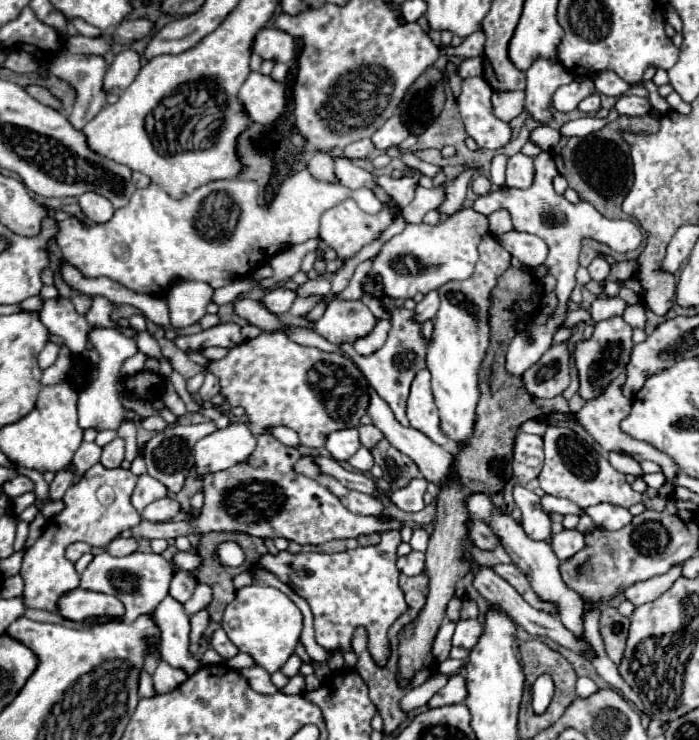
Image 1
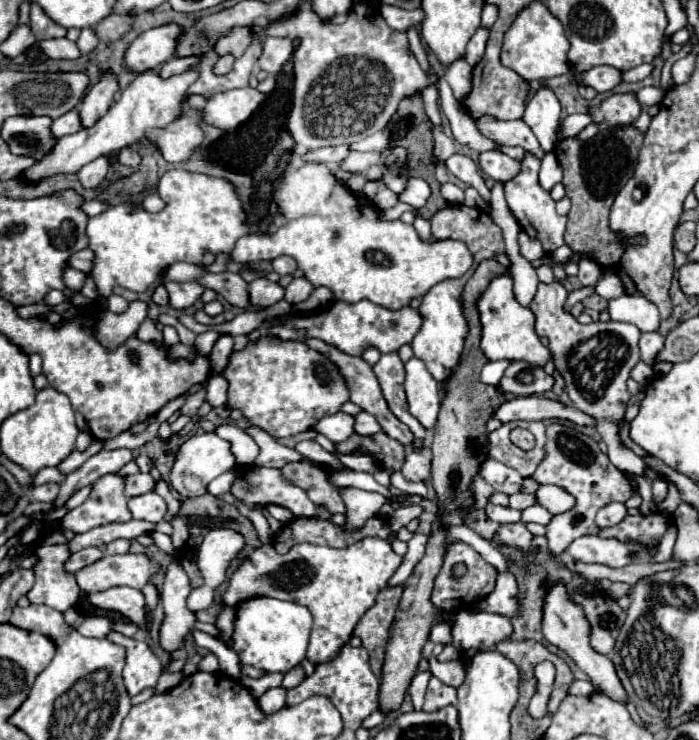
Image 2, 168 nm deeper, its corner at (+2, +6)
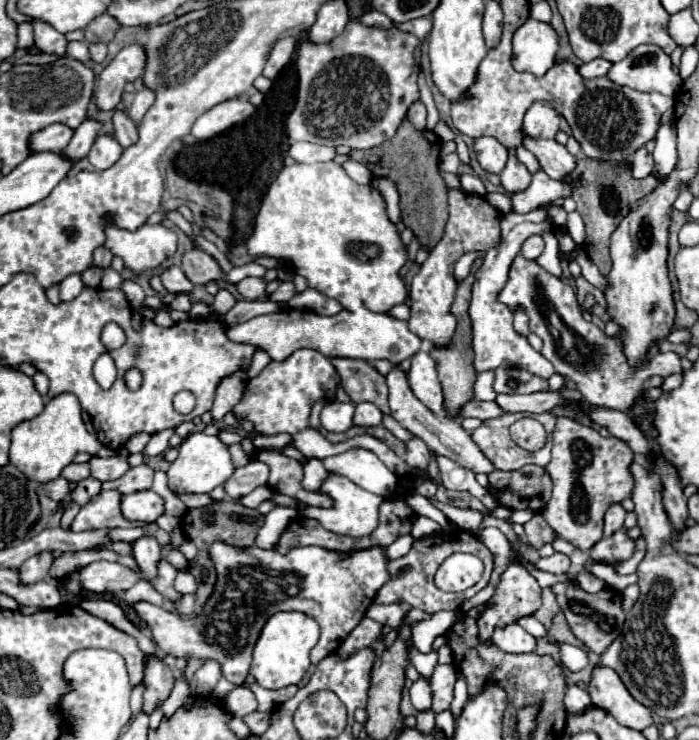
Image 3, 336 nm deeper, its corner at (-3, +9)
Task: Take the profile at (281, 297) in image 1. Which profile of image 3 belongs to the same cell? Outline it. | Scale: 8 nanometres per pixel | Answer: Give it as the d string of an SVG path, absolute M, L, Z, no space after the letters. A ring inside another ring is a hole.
M246 277L236 285L236 289L248 301L266 299L266 281L262 277Z

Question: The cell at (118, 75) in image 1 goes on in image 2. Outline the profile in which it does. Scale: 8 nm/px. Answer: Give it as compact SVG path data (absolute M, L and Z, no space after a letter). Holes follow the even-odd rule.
M107 74L101 78L101 82L91 86L87 96L81 100L81 110L79 110L81 128L93 126L99 118L103 118L103 114L107 114L111 102L115 100L117 90L119 86L115 74Z

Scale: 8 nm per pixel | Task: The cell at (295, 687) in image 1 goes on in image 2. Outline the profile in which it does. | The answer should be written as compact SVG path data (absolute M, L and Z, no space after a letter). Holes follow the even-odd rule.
M277 686L277 688L267 690L257 702L259 702L259 708L263 710L263 714L275 714L277 710L281 710L285 706L285 698L287 698L287 690Z

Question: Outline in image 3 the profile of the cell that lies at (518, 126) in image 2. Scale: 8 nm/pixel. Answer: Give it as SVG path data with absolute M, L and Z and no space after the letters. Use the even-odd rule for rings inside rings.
M522 133L522 147L536 155L542 171L552 179L566 177L574 167L574 157L568 153L566 145L560 145L556 139L536 139Z

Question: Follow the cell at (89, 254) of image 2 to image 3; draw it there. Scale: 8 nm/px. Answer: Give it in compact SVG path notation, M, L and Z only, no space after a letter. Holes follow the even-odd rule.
M98 247L96 251L94 251L94 265L96 267L108 267L110 265L110 261L112 261L112 253L106 249L106 247Z

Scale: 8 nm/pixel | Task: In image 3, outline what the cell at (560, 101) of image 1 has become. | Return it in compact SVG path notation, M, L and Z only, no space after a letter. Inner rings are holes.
M638 45L626 59L612 65L608 79L616 85L628 85L638 91L660 91L676 95L680 89L680 75L670 69L670 57L656 45Z

